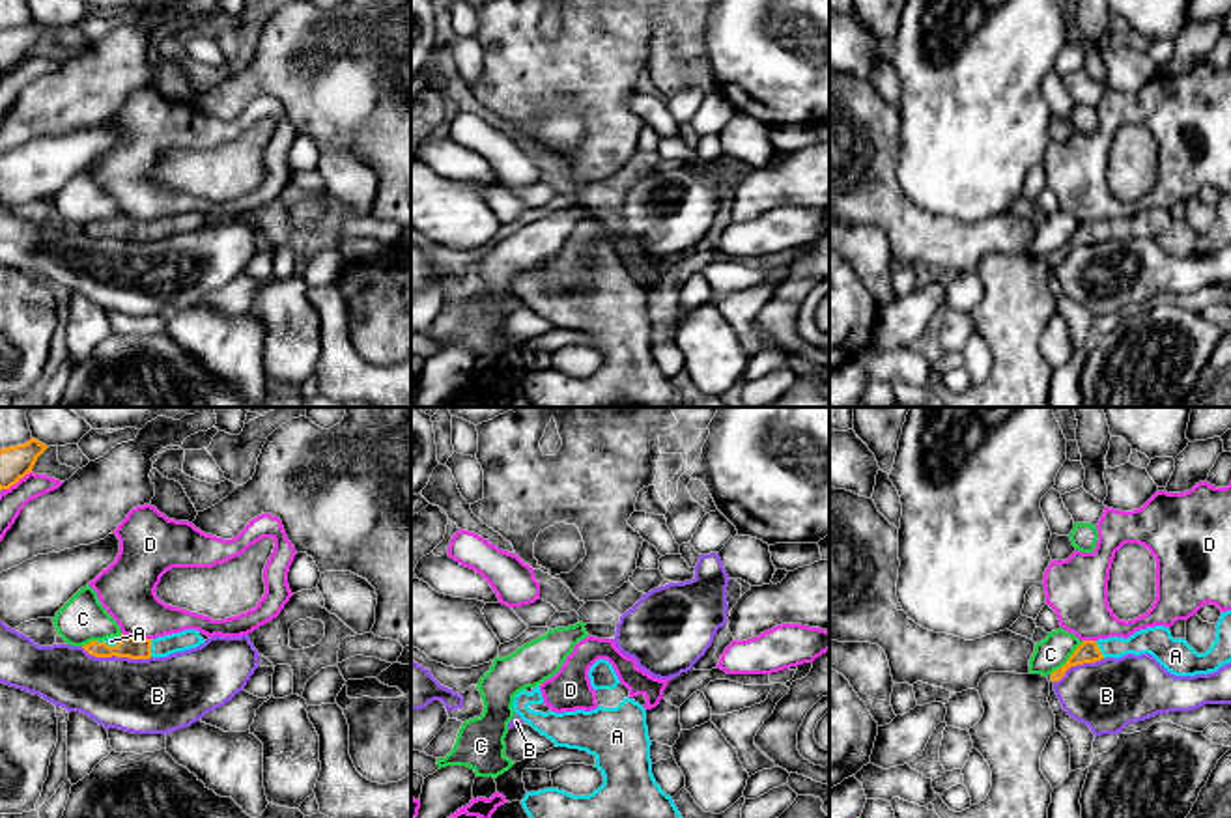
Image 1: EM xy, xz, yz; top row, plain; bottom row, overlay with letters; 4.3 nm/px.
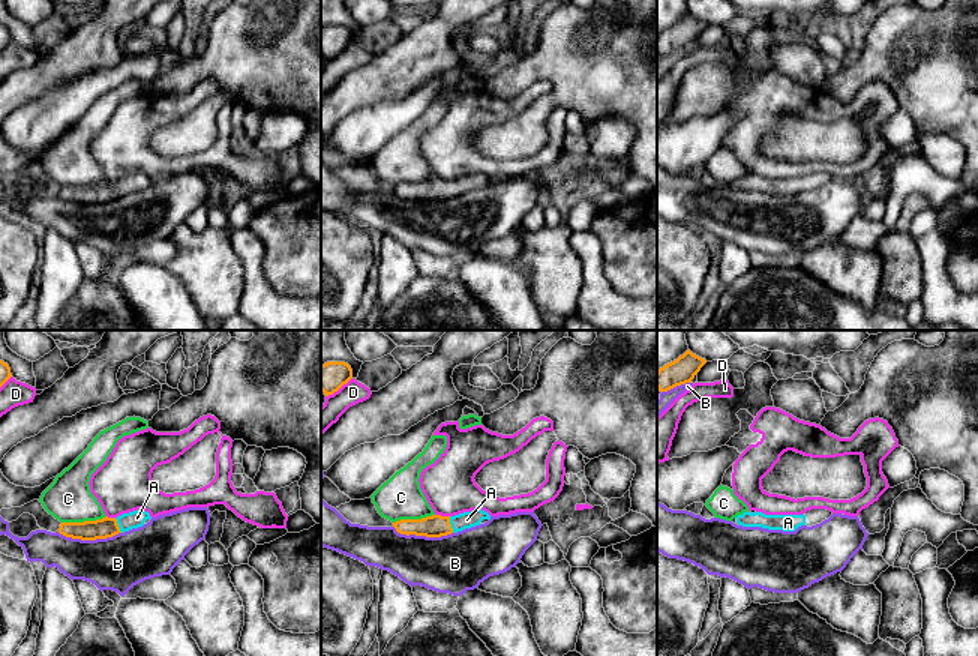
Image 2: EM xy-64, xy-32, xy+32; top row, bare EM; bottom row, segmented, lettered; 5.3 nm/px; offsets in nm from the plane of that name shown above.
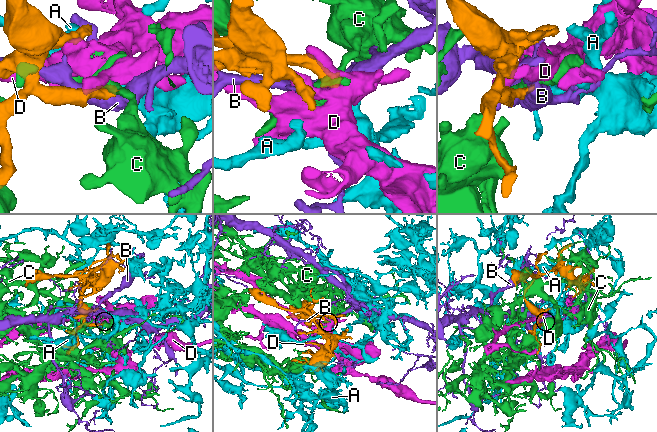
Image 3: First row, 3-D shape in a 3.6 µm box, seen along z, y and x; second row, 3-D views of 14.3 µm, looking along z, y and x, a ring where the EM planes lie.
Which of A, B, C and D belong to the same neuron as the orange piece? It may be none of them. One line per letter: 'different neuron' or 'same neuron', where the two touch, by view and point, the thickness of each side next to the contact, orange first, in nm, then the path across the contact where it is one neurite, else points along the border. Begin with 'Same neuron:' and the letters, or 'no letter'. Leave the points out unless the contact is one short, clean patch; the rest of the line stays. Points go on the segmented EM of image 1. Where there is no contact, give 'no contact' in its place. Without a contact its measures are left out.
Same neuron: A
A: same neuron; meets orange in xy at (150, 648); 100 nm thick on the orange side, 90 nm on the other; runs through xy (127, 647), (150, 648), (161, 647)
B: different neuron; meets orange in xy at (116, 656); 100 nm thick on the orange side, 320 nm on the other
C: different neuron; meets orange in yz at (1069, 660); 100 nm thick on the orange side, 140 nm on the other
D: different neuron; meets orange in xy at (137, 639); 100 nm thick on the orange side, 240 nm on the other

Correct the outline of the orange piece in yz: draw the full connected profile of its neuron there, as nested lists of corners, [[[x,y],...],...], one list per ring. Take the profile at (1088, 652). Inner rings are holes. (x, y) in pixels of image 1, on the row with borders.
[[[1231,611],[1222,613],[1216,624],[1216,639],[1205,654],[1197,654],[1186,639],[1173,639],[1169,628],[1154,626],[1139,629],[1128,639],[1110,637],[1083,641],[1068,661],[1052,672],[1052,682],[1059,682],[1070,667],[1095,663],[1106,657],[1126,654],[1151,654],[1167,672],[1175,676],[1196,676],[1216,672],[1231,663]]]

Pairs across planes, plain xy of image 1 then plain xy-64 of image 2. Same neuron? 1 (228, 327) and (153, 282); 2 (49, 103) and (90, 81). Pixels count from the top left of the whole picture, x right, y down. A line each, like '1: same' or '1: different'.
1: same
2: different

